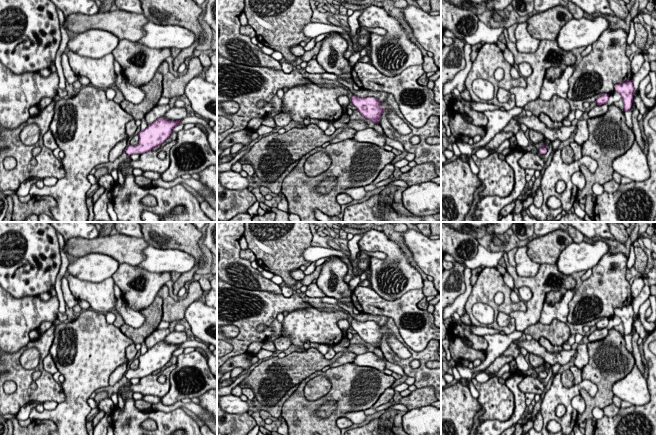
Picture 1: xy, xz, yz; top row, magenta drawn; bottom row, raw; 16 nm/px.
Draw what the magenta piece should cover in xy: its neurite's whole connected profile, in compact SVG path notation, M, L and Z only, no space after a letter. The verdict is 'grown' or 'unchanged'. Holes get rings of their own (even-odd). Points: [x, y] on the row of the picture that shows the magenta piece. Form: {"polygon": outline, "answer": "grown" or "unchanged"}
{"polygon": "M164 116L156 119L148 125L145 130L138 133L139 141L137 145L129 145L125 152L132 154L143 154L165 142L173 132L175 126L180 124L180 120L171 121Z", "answer": "unchanged"}

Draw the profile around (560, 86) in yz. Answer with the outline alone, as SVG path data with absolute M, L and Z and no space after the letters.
M575 65L564 66L561 76L554 81L549 80L545 77L539 98L543 101L548 101L551 100L554 95L557 95L561 98L566 99L569 90L568 81L571 75L573 74L575 68Z

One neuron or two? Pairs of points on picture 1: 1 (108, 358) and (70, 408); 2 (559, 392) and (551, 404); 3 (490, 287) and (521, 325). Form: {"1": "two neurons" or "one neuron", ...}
{"1": "one neuron", "2": "one neuron", "3": "two neurons"}

